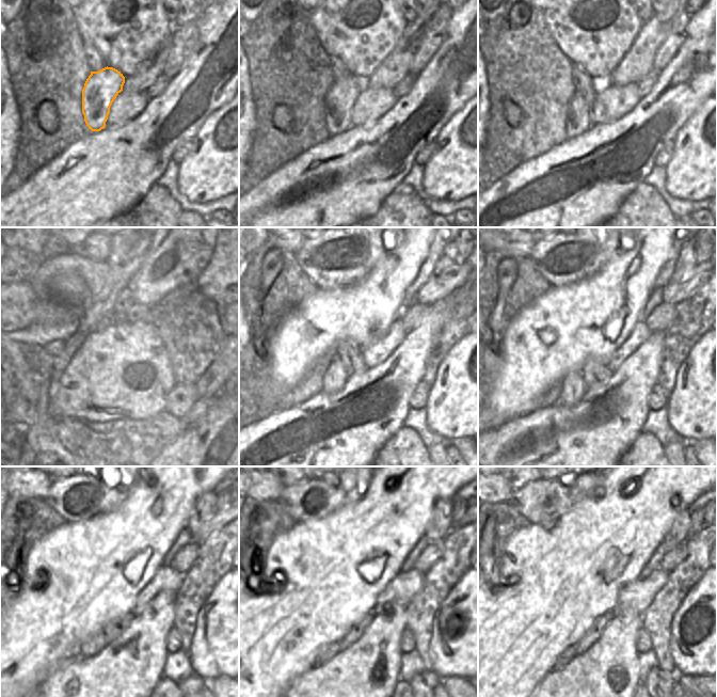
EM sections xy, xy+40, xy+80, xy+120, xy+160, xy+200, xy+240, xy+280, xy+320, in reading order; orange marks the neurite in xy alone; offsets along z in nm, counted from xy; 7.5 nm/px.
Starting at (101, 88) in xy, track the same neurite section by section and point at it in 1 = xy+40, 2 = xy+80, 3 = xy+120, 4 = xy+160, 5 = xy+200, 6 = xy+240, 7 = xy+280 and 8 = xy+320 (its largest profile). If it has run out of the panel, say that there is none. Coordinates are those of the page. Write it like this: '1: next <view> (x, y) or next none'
1: next xy+40 (339, 99)
2: next xy+80 (578, 121)
3: next xy+120 (98, 365)
4: next xy+160 (335, 377)
5: next xy+200 (572, 387)
6: next xy+240 (93, 645)
7: next xy+280 (328, 651)
8: next xy+320 (564, 658)

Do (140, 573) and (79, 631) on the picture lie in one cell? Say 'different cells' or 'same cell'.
same cell

